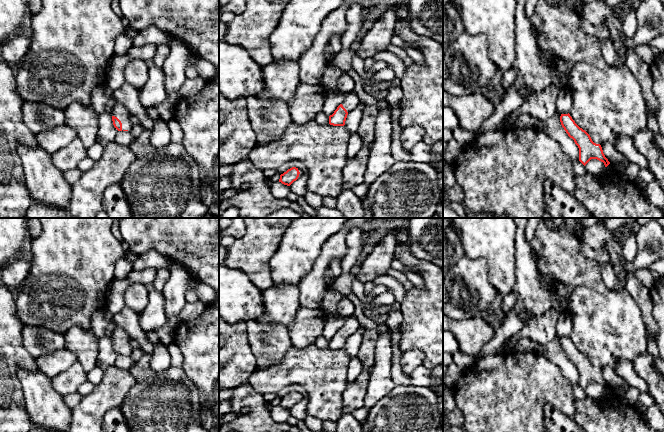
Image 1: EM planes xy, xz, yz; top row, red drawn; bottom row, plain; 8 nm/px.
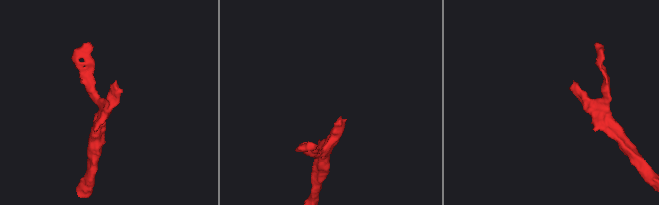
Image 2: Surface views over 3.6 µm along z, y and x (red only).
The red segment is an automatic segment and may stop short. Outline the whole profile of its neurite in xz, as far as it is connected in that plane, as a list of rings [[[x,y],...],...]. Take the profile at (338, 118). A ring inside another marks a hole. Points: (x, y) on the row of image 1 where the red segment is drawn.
[[[355,91],[344,94],[343,102],[329,116],[329,124],[333,126],[344,126],[347,115],[360,103]]]

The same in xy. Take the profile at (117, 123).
[[[116,102],[113,109],[112,109],[112,121],[114,127],[118,131],[130,131],[133,127],[131,122],[131,114],[125,108],[125,106],[120,103]]]

